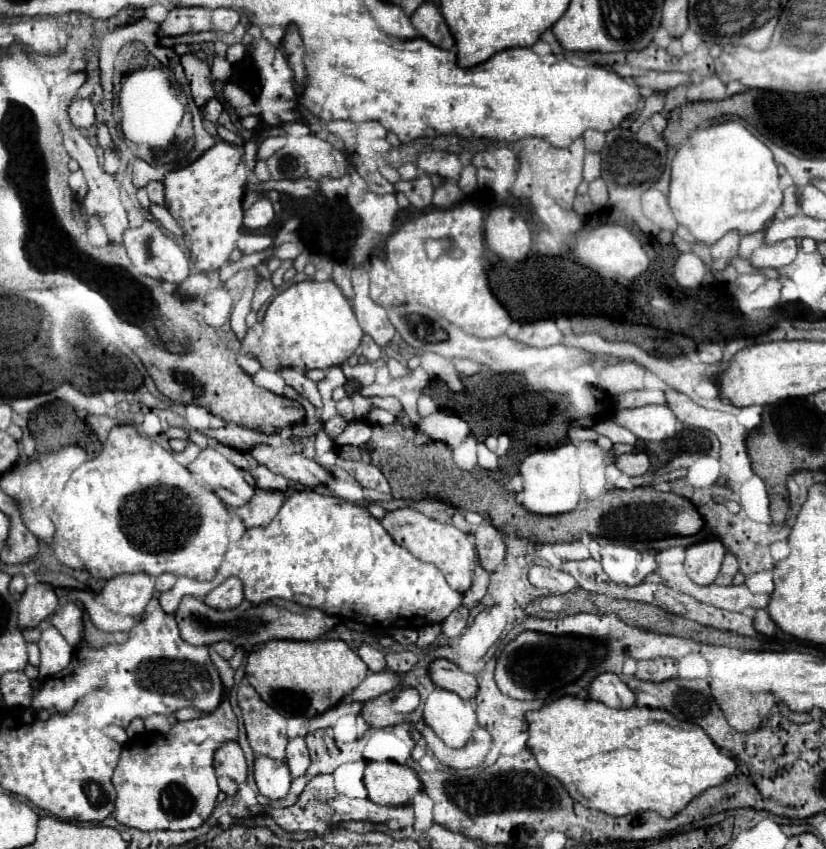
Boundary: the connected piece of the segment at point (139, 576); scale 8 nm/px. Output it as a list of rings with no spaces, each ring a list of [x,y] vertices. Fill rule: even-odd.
[[[122,573],[106,581],[100,599],[120,615],[142,615],[154,597],[154,577],[148,573]]]

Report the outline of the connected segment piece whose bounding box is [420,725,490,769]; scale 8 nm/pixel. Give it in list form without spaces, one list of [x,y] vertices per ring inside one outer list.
[[[424,725],[420,733],[422,733],[428,749],[432,749],[432,753],[442,763],[446,763],[448,767],[454,767],[454,769],[468,769],[468,767],[480,765],[490,749],[490,735],[482,727],[476,727],[472,731],[472,737],[468,739],[468,745],[464,745],[460,749],[448,749],[448,745],[444,745],[444,741],[440,741],[440,737],[436,737],[436,733],[428,725]]]

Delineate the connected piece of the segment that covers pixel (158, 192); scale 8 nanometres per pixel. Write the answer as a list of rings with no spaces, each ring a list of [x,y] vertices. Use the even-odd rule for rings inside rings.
[[[152,181],[152,183],[146,187],[146,191],[148,191],[148,197],[150,197],[150,201],[152,201],[154,205],[166,207],[166,201],[164,201],[164,183],[162,183],[162,181]]]

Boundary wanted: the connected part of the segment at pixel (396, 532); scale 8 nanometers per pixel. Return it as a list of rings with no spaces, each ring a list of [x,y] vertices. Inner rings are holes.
[[[402,507],[388,511],[380,523],[388,531],[388,535],[402,547],[406,547],[414,557],[426,563],[434,563],[444,575],[446,581],[452,589],[456,591],[466,591],[470,587],[470,573],[476,565],[476,551],[474,551],[474,537],[470,533],[460,531],[458,527],[450,523],[442,523],[438,519],[426,517],[424,513],[412,509],[412,507]]]

